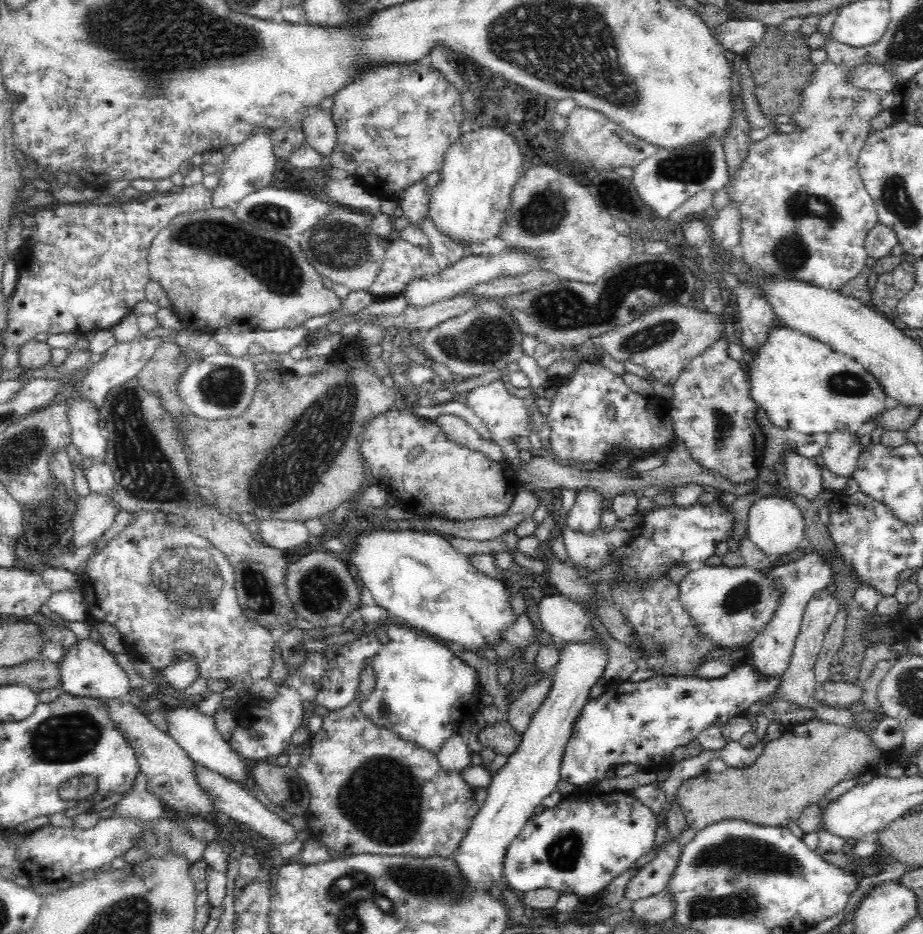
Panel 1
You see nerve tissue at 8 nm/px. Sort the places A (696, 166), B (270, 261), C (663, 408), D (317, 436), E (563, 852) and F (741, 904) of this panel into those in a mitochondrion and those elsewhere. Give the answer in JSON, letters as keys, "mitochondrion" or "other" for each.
{"A":"mitochondrion","B":"mitochondrion","C":"other","D":"mitochondrion","E":"mitochondrion","F":"mitochondrion"}

